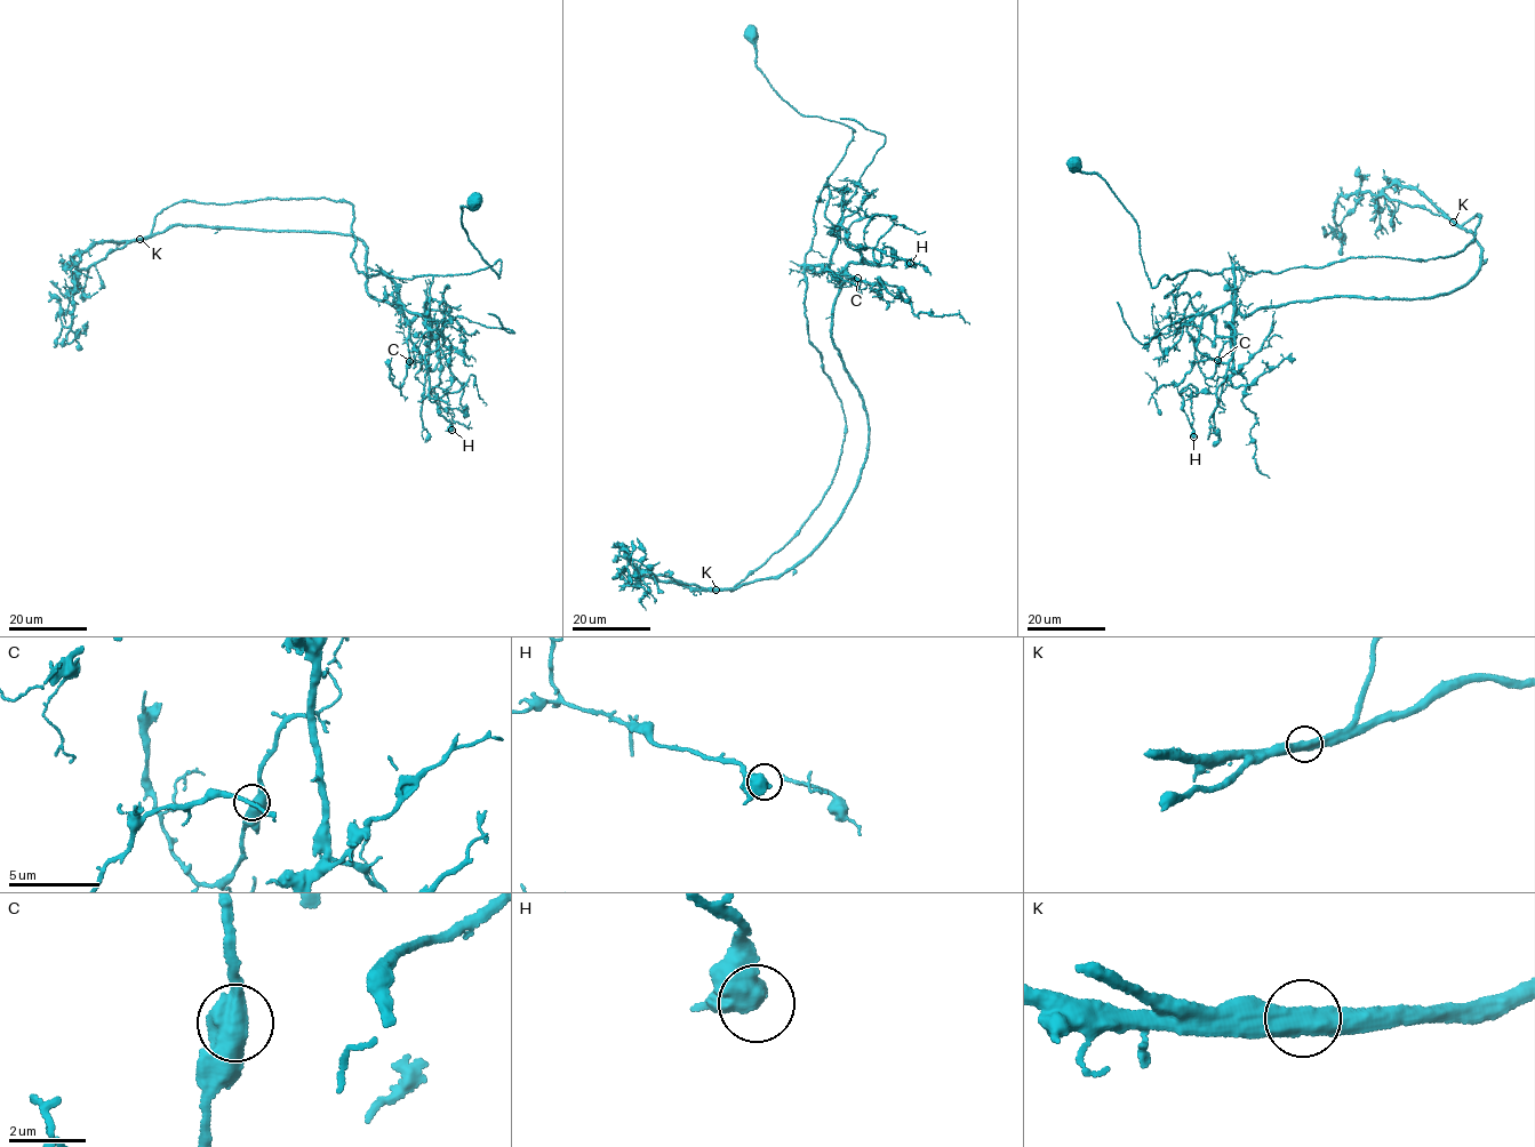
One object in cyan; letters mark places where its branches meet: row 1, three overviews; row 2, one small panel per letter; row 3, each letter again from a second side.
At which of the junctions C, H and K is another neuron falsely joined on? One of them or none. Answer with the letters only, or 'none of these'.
K

